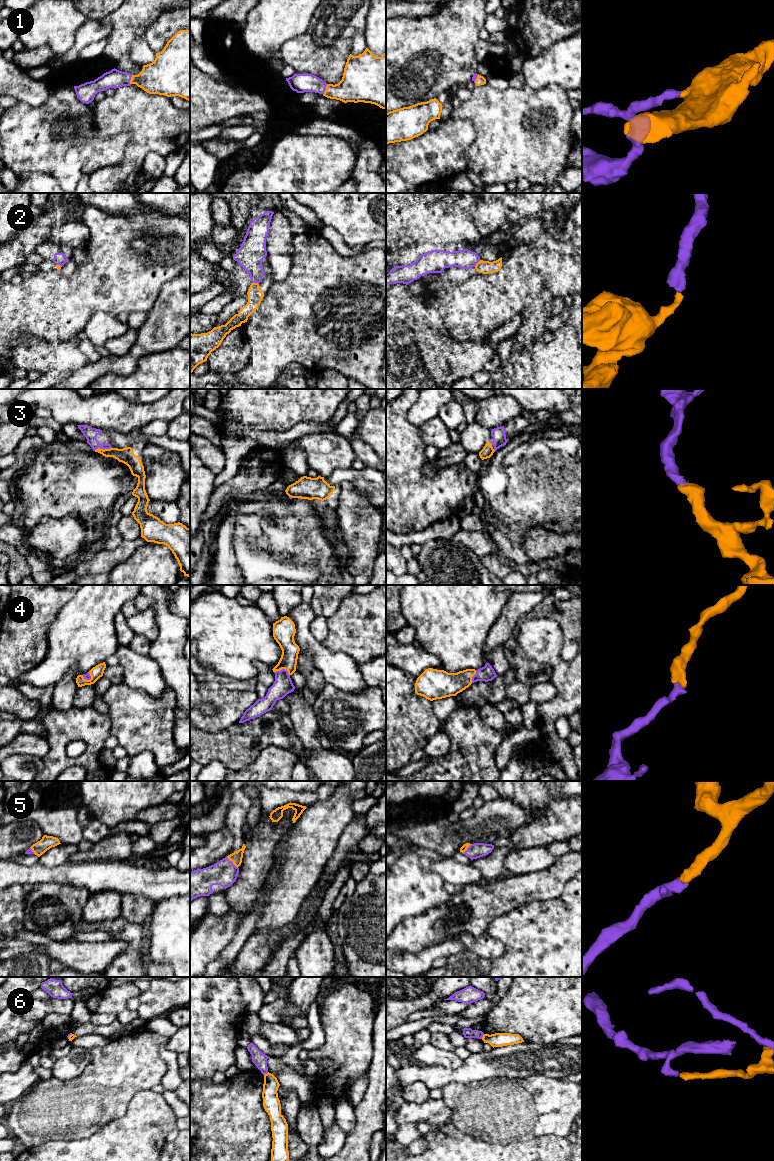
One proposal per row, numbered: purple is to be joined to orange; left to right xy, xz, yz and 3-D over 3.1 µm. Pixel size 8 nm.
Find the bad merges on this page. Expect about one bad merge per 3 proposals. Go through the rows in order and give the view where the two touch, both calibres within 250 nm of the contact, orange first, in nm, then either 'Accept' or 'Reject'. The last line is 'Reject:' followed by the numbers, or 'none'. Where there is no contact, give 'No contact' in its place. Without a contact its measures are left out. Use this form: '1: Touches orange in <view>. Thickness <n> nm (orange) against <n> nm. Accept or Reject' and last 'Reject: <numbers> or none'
1: Touches orange in xz. Thickness 260 nm (orange) against 150 nm. Accept
2: Touches orange in xz. Thickness 120 nm (orange) against 200 nm. Reject
3: Touches orange in xy. Thickness 130 nm (orange) against 100 nm. Accept
4: Touches orange in xz. Thickness 150 nm (orange) against 150 nm. Accept
5: Touches orange in xz. Thickness 90 nm (orange) against 200 nm. Accept
6: Touches orange in yz. Thickness 110 nm (orange) against 80 nm. Reject
Reject: 2, 6

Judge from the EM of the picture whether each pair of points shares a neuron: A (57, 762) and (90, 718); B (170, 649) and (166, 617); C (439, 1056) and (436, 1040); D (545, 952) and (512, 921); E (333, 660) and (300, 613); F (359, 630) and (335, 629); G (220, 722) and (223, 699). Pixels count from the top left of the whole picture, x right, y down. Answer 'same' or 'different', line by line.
A: same
B: same
C: different
D: same
E: same
F: same
G: same

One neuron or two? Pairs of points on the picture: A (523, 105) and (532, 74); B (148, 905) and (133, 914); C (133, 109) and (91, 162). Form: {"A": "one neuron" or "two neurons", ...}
{"A": "two neurons", "B": "one neuron", "C": "two neurons"}

